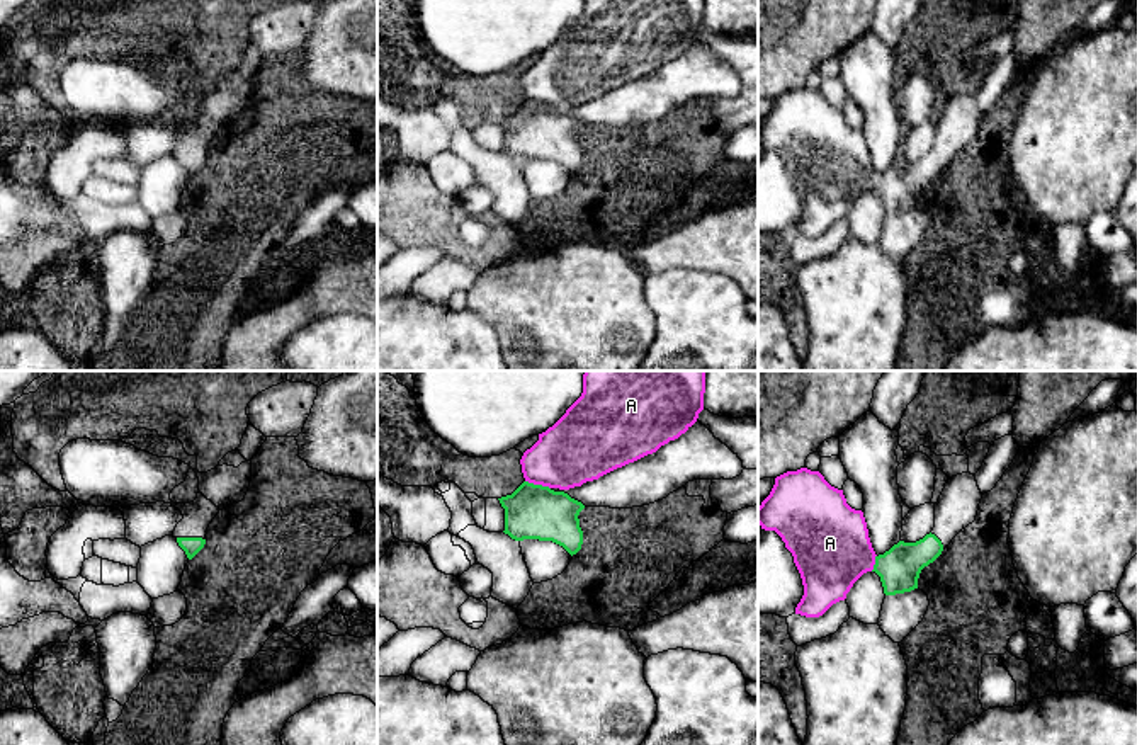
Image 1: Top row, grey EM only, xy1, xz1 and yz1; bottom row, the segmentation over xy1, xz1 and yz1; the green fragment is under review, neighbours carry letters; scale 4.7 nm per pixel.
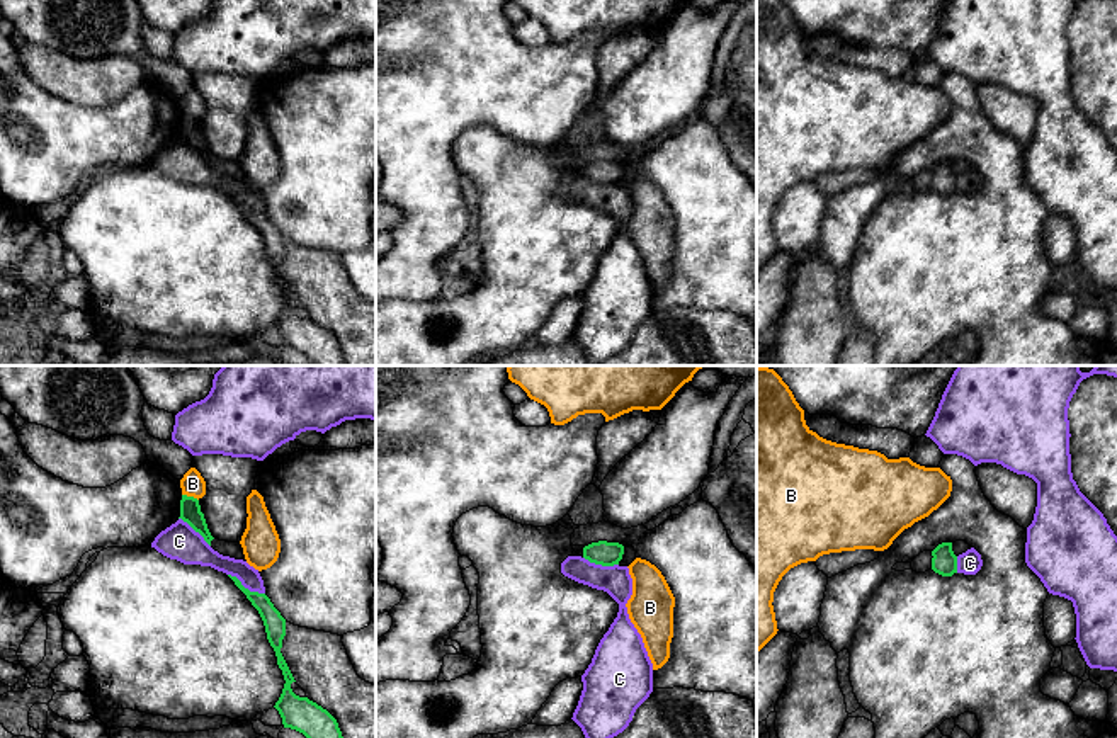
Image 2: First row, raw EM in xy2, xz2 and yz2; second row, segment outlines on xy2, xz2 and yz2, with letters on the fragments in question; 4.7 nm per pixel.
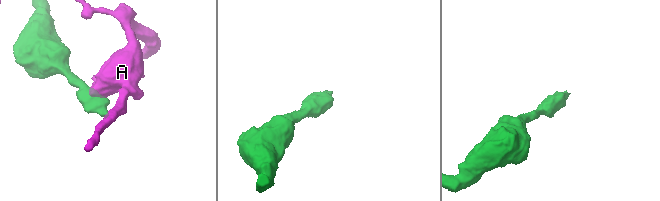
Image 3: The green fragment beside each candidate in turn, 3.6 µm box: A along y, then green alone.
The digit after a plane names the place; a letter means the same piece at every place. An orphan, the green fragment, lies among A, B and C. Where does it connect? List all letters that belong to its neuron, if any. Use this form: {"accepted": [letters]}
{"accepted": []}

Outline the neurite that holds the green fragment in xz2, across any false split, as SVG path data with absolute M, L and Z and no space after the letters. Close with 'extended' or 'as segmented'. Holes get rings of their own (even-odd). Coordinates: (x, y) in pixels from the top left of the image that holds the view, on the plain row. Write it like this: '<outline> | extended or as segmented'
M598 160L583 167L583 177L602 185L619 184L624 173L624 165L619 162Z | as segmented

